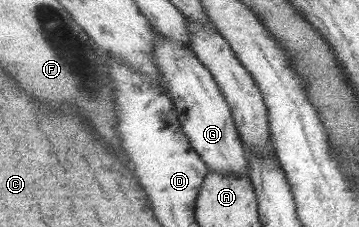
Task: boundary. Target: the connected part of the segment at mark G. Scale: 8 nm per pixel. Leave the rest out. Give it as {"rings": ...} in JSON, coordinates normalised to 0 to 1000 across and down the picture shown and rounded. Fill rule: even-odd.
{"rings":[[[440,137],[435,154],[435,273],[457,330],[465,410],[487,454],[501,537],[535,643],[546,652],[560,700],[579,718],[588,758],[613,758],[616,771],[694,771],[696,784],[702,744],[694,674],[657,555],[646,471],[627,436],[591,313],[571,295],[538,216],[457,163]]]}

